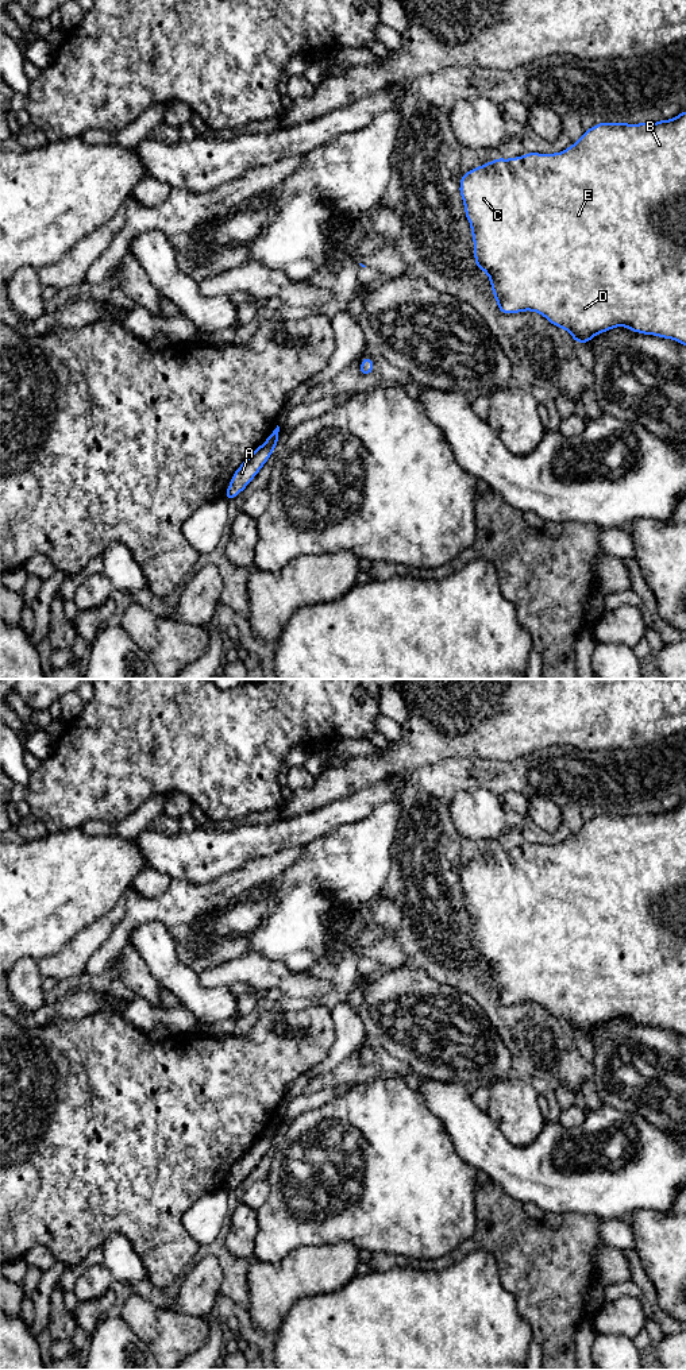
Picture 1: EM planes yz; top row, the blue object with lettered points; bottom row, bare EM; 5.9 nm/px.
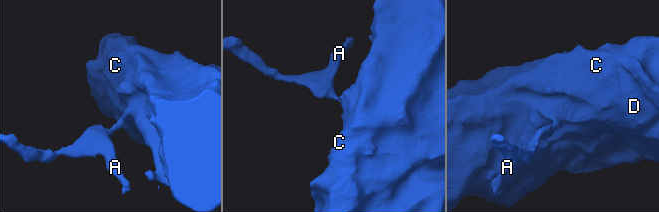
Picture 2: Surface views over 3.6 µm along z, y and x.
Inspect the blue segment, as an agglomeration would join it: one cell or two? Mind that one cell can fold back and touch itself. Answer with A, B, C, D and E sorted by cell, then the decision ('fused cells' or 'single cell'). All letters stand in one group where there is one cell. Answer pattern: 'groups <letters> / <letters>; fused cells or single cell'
groups A B C D E; single cell

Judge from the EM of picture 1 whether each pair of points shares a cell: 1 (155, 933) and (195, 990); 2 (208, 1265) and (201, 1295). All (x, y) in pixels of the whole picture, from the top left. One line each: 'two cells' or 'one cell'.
1: one cell
2: one cell

